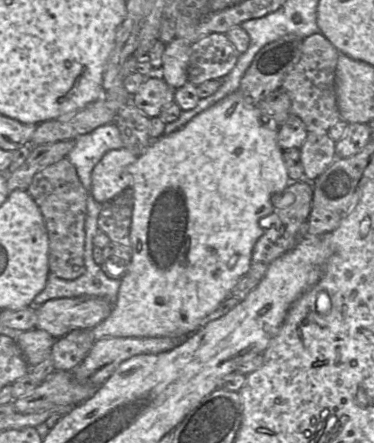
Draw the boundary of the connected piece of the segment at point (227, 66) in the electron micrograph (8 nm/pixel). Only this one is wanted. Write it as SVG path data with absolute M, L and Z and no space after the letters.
M209 34L191 46L191 55L188 65L188 81L195 86L212 79L223 79L236 65L239 53L225 34Z

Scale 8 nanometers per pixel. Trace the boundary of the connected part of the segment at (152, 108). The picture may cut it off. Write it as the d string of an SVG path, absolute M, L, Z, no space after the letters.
M156 72L156 76L147 78L132 95L132 103L153 118L159 116L165 106L174 102L175 90Z

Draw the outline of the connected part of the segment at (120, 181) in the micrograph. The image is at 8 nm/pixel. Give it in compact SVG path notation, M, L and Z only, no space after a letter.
M125 147L105 153L92 171L92 194L97 202L108 202L132 186L128 166L137 158Z

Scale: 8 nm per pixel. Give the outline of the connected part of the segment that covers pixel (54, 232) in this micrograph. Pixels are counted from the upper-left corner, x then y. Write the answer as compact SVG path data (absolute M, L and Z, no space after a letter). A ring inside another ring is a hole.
M67 157L37 172L27 189L38 205L49 237L50 273L64 280L74 280L85 272L84 244L87 214L87 191L75 166Z

